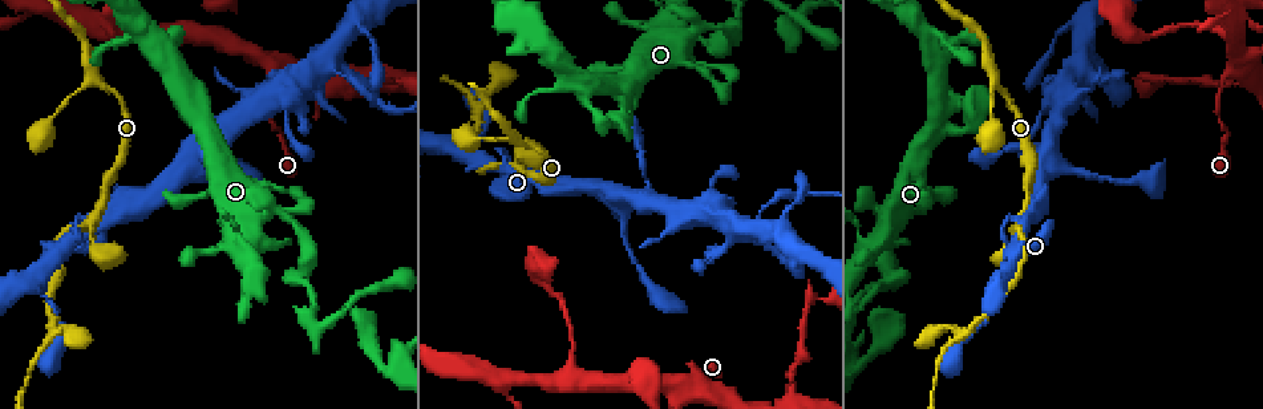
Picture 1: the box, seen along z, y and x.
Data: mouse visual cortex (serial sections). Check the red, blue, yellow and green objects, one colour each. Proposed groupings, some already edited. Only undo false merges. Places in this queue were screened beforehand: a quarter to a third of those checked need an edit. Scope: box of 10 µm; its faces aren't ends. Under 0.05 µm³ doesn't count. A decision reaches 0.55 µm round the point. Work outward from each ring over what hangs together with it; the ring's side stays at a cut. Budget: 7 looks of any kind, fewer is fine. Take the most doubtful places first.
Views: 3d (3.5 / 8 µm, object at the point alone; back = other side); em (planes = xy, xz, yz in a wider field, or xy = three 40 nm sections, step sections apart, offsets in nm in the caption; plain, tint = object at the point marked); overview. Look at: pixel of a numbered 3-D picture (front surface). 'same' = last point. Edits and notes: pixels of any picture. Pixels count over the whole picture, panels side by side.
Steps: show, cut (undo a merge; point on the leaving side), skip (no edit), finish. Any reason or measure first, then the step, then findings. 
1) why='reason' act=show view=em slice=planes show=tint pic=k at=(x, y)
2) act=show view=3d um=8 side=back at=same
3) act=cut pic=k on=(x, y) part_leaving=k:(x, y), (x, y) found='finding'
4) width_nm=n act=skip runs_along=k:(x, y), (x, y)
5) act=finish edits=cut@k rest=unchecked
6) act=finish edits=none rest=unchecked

why='narrows sharply' act=show view=3d um=3.5 pic=1 at=(885, 271)

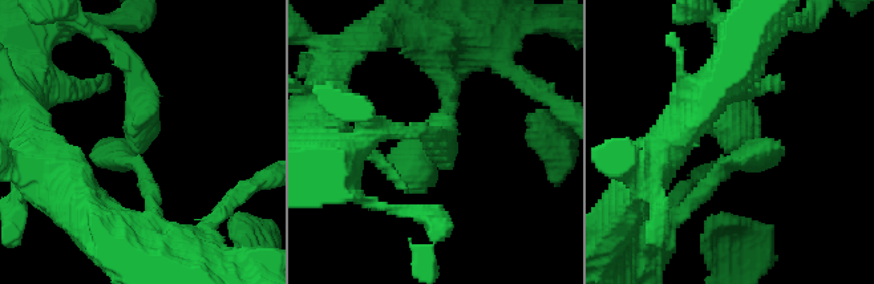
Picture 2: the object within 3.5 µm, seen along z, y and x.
act=show view=em slice=planes show=tint pic=2 at=(733, 141)

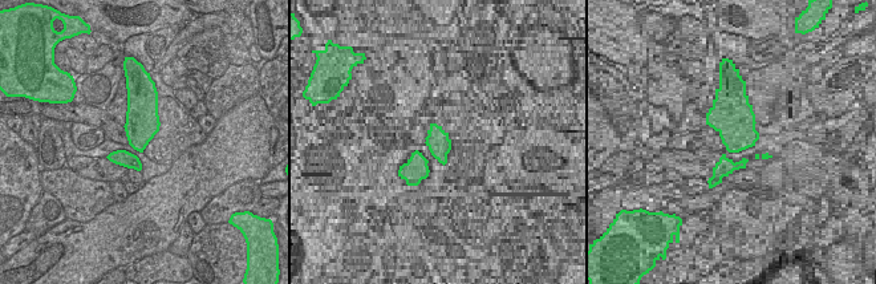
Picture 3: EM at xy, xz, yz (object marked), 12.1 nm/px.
act=show view=em slice=xy step=2 show=tint at=same

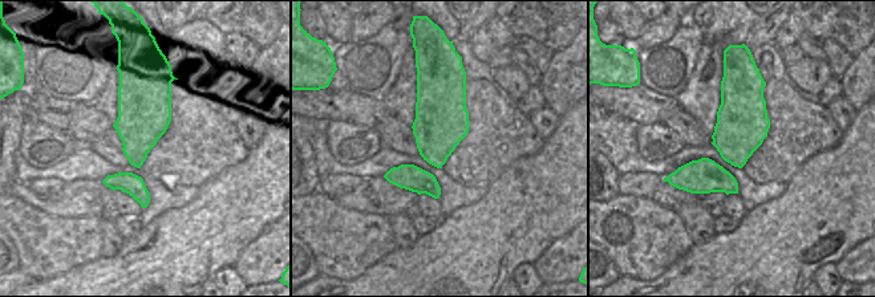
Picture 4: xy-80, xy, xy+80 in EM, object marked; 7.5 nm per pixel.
act=skip runs_along=2:(723, 55), (729, 157), (684, 210) found='continuous, no second cell'

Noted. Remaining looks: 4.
why='three-way junction' act=show view=3d um=3.5 pic=1 at=(646, 181)

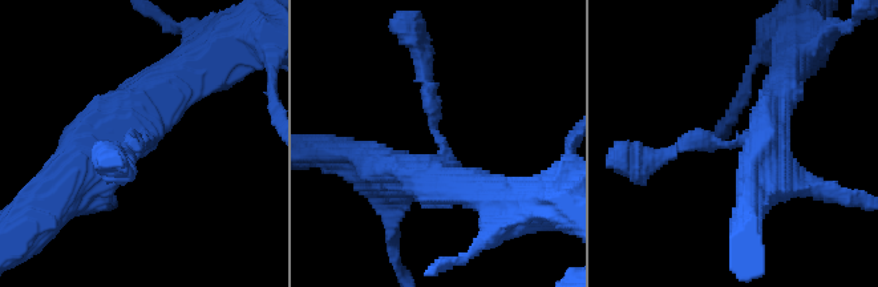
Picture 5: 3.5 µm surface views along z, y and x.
act=show view=em slice=xy step=5 show=tint pic=5 at=(742, 142)

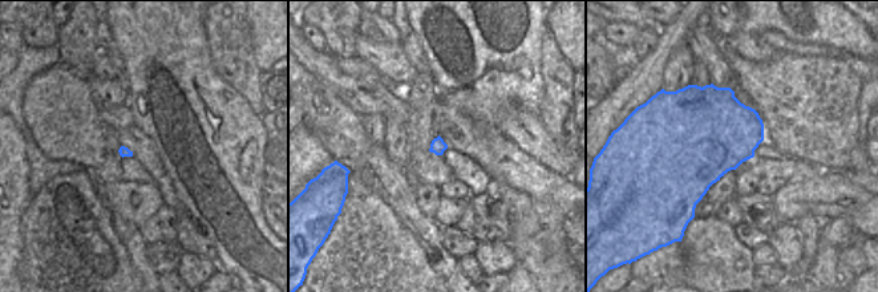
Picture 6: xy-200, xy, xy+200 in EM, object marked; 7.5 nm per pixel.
act=skip runs_along=5:(392, 173), (445, 158), (421, 64) found='one cell here'

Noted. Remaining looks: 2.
why='side arm on a straight run' act=show view=em slice=xy step=3 show=tint pic=1 at=(568, 381)

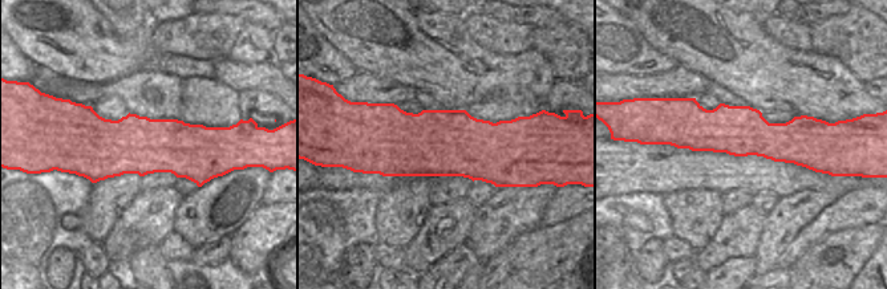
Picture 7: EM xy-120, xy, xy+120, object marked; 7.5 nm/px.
act=show view=3d um=3.5 at=same

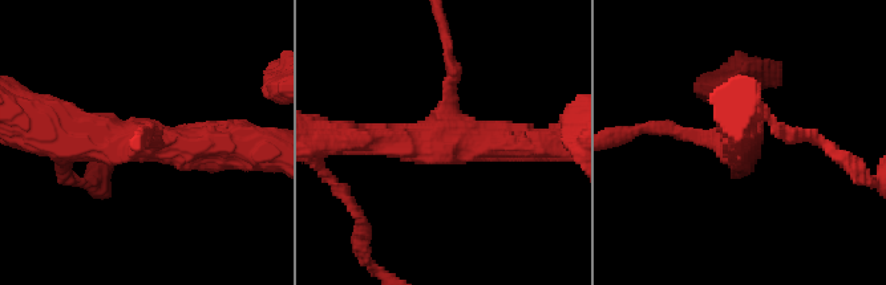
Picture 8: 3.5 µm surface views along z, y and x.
arm_widths_nm=150,350,400 act=skip runs_along=7:(676, 135), (756, 135), (811, 151) found='continuous, no second cell'

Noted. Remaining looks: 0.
act=finish edits=none rest=unchecked

